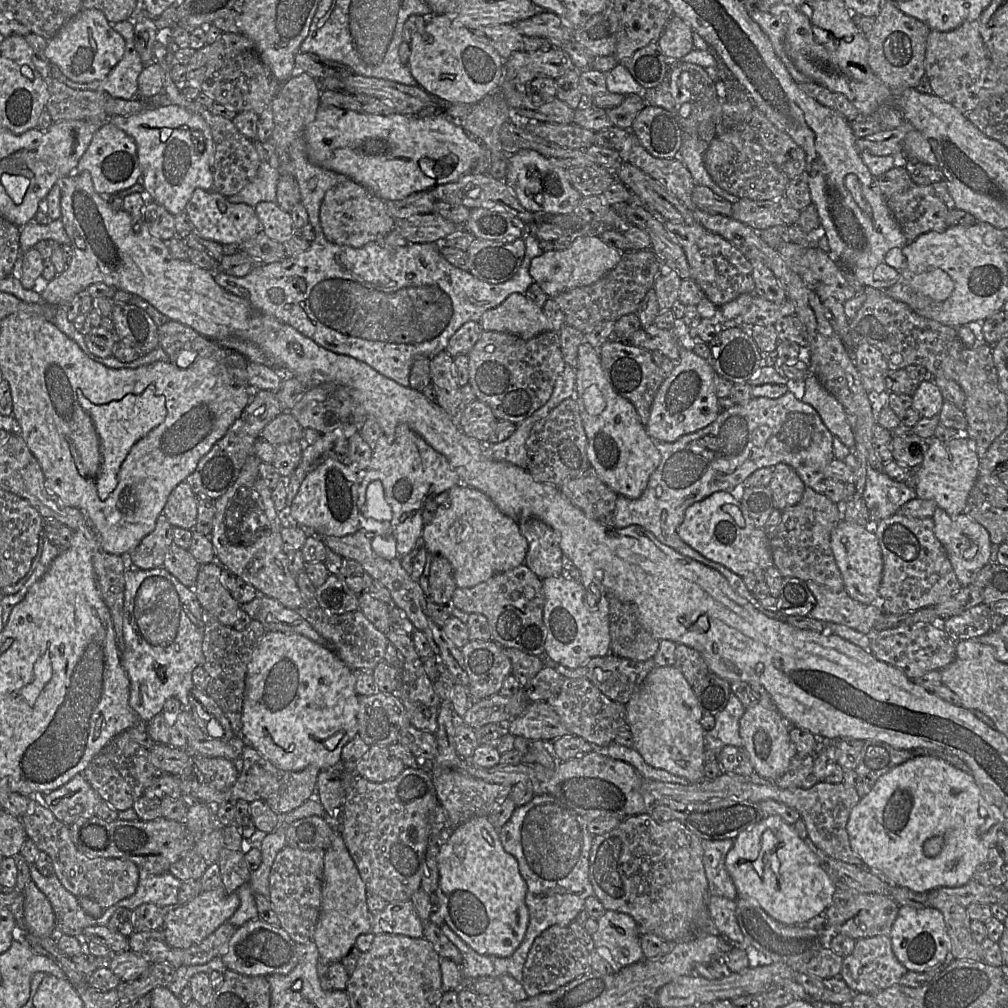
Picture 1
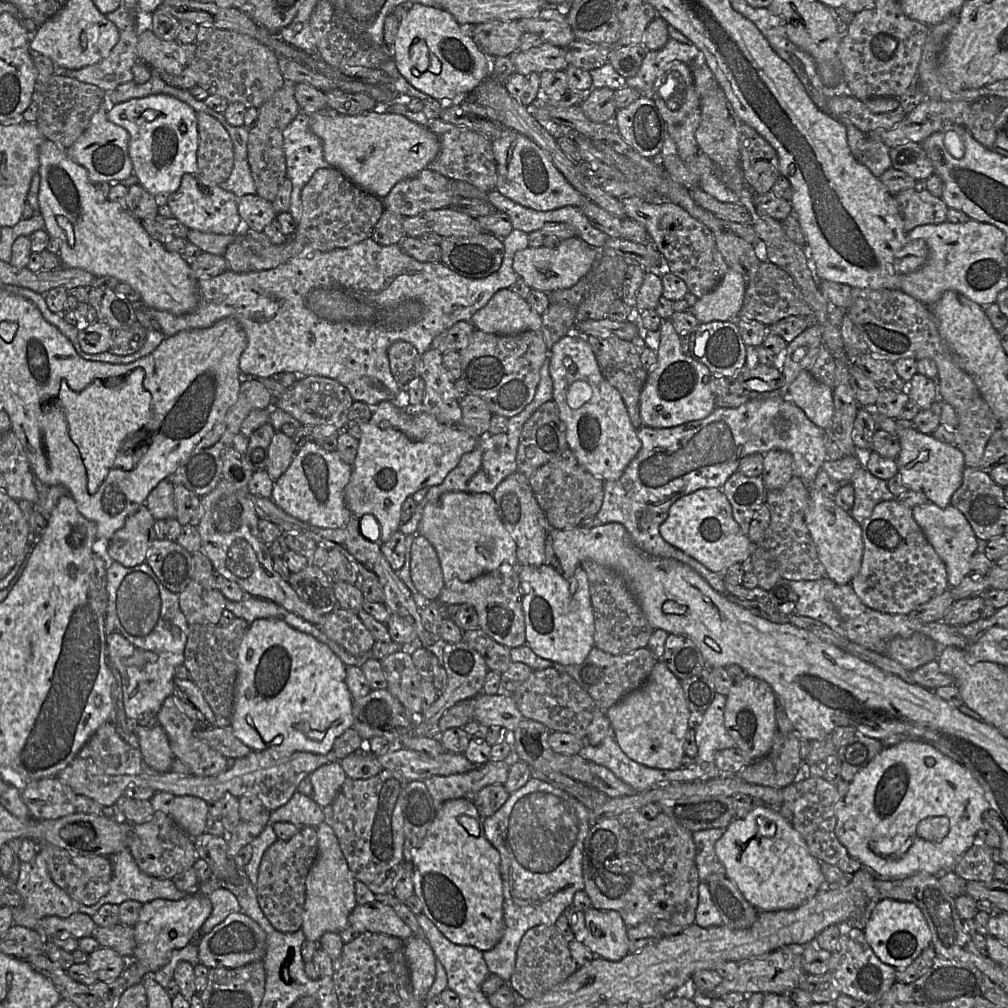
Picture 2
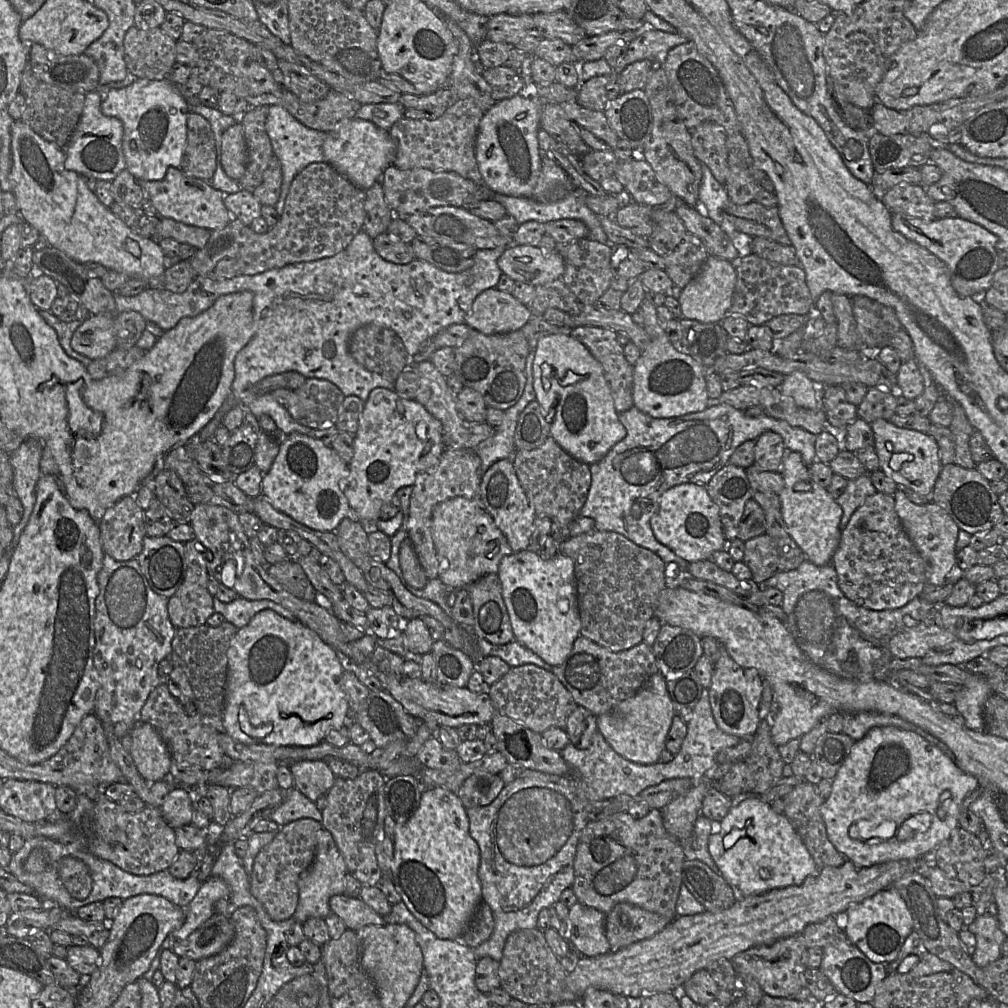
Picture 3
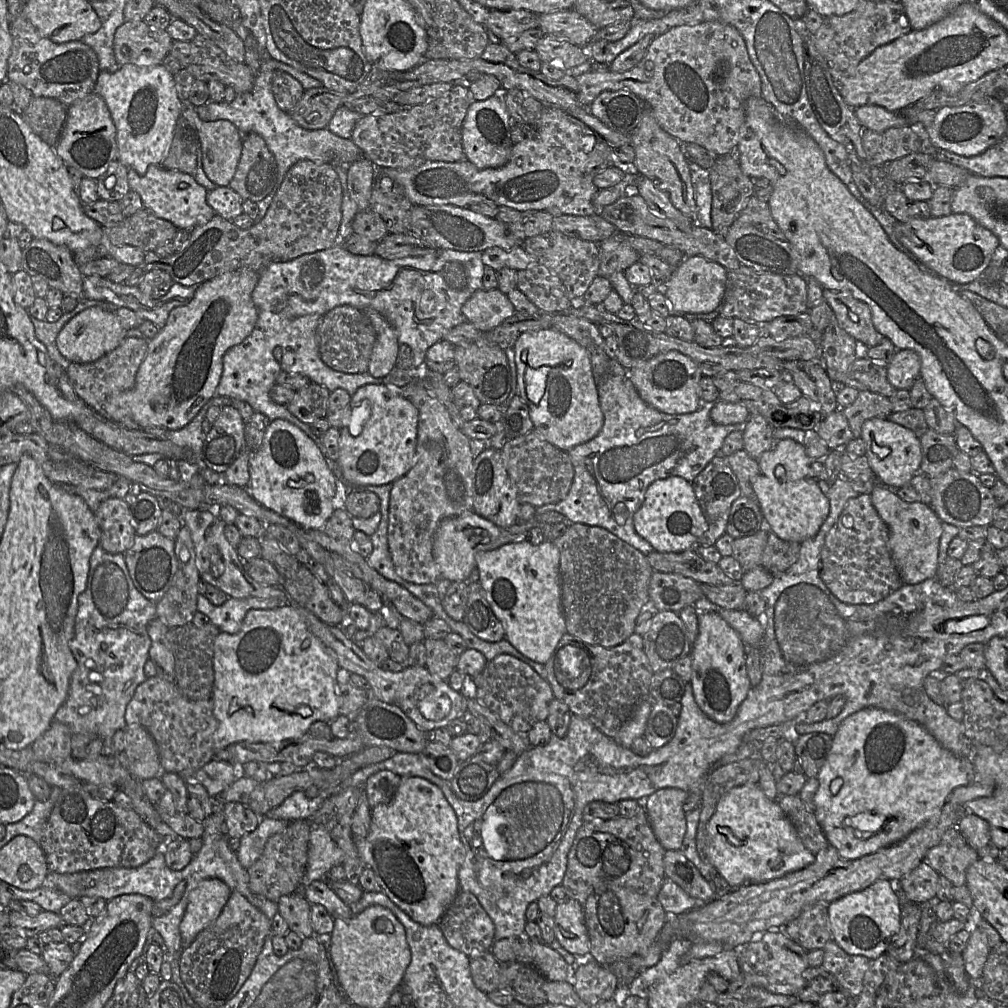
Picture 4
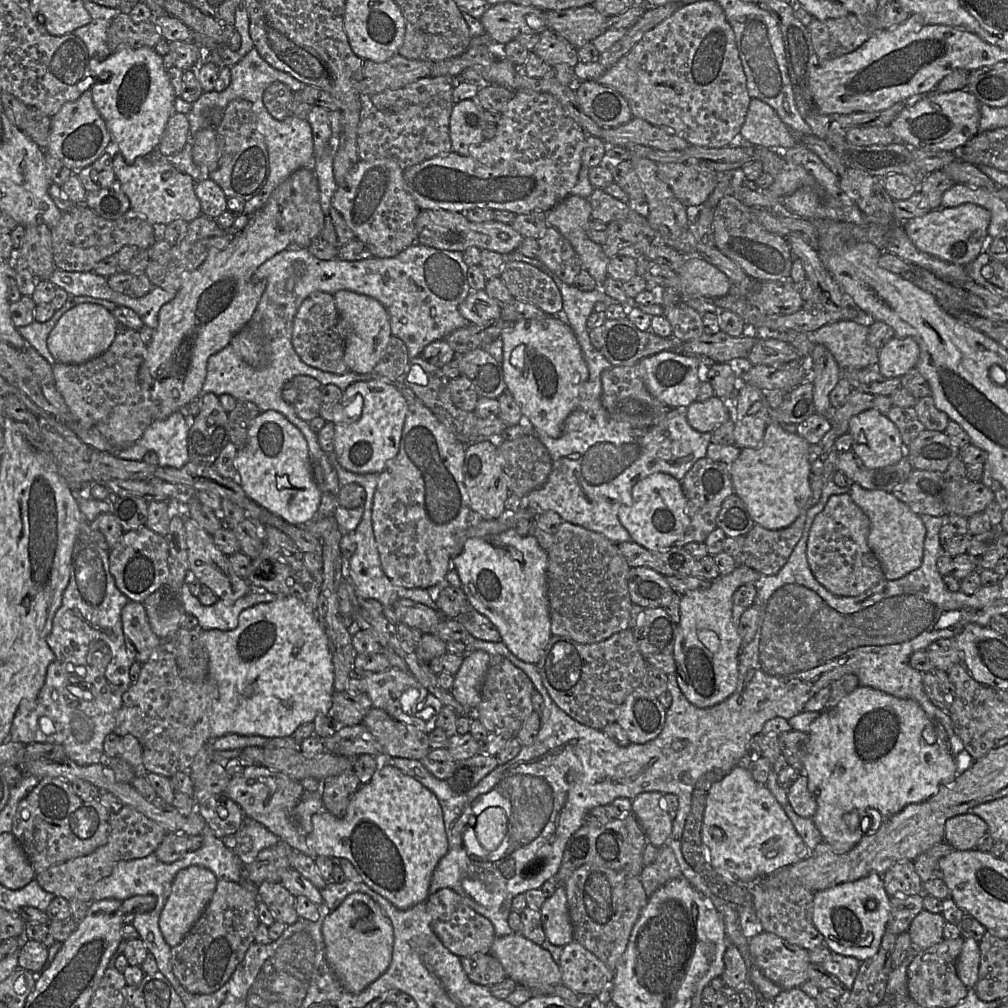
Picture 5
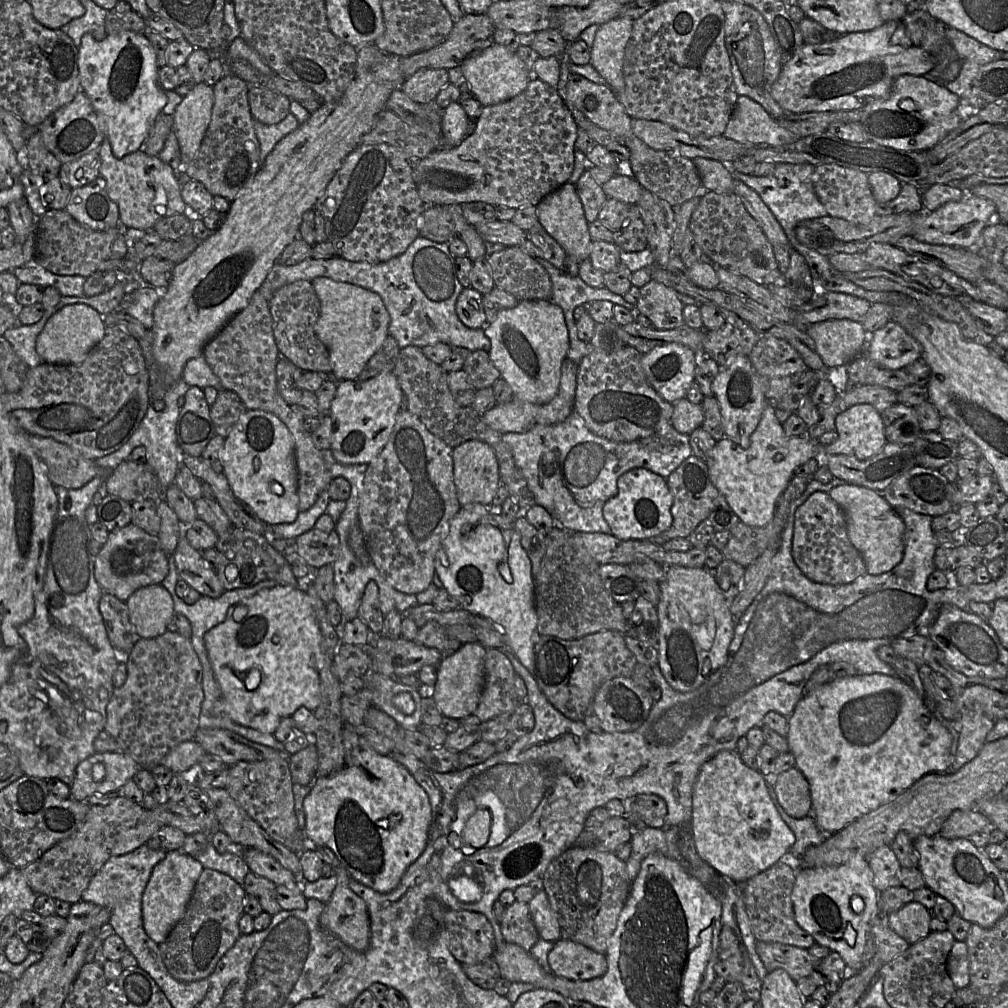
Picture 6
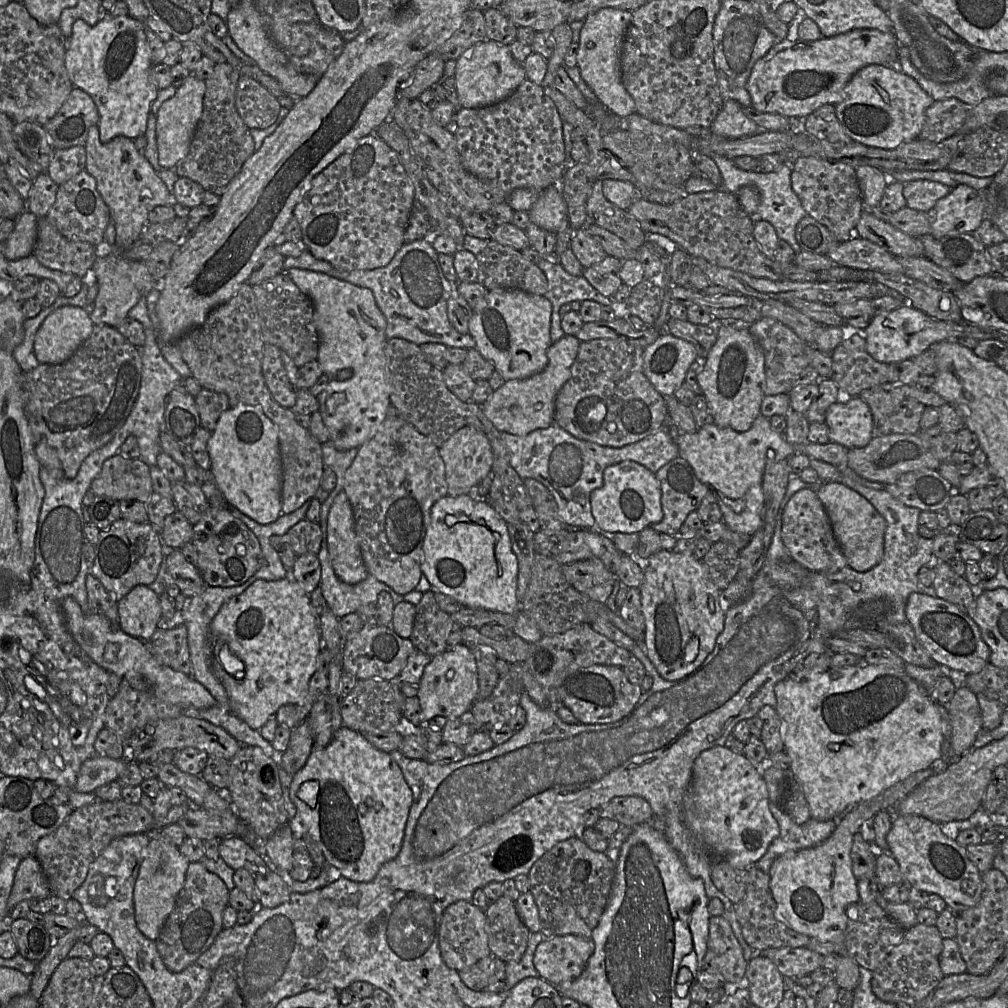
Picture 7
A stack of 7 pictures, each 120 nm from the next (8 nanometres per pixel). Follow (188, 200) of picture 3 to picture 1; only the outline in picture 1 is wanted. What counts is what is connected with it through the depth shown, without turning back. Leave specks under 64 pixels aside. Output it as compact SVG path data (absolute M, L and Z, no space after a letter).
M196 189L186 204L184 212L201 237L222 245L238 245L262 231L253 207L243 203L232 203L214 189L209 191Z

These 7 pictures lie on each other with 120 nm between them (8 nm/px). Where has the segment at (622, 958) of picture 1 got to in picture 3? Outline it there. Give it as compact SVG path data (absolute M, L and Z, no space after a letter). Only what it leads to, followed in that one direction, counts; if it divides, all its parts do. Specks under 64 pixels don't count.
M579 902L569 908L567 941L578 954L596 957L610 952L605 932L606 914Z

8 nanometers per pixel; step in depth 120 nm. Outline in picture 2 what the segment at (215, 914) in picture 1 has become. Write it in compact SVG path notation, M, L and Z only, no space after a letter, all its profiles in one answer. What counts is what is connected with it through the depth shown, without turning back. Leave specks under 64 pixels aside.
M200 893L190 894L178 901L155 899L144 903L137 922L132 926L135 948L131 958L127 959L128 964L137 963L145 968L145 973L153 974L171 959L173 951L192 942L211 912L209 896Z

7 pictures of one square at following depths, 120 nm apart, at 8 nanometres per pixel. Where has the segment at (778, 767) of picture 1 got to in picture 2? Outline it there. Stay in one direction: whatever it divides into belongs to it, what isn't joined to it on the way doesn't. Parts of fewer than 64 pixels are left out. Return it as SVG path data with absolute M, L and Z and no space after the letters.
M749 675L736 682L726 695L725 728L748 761L758 760L770 751L777 729L776 708L777 696L772 688L766 682Z

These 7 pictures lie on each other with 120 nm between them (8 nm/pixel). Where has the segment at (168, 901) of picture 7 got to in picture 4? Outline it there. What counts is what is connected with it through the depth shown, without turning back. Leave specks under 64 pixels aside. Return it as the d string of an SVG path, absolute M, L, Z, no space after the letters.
M216 878L200 880L188 893L186 910L180 923L183 948L219 916L230 893L231 889Z

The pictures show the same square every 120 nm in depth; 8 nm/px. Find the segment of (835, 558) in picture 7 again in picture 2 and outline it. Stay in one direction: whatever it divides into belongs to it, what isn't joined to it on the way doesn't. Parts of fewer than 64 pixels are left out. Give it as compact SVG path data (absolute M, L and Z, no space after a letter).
M898 499L877 504L870 517L860 525L864 545L863 556L859 572L851 580L850 585L867 607L883 613L908 615L919 605L941 595L949 588L944 562L914 520L912 510Z

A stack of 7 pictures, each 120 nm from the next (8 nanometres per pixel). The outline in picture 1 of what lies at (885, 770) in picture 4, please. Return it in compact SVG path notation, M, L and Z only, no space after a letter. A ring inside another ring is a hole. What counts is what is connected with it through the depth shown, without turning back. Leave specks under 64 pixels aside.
M914 755L915 757L900 764L889 772L882 775L871 787L870 792L861 797L859 802L851 810L848 823L847 833L853 852L861 859L863 866L868 869L880 871L891 883L907 888L917 893L929 893L941 887L960 887L972 880L977 866L982 863L988 855L988 851L994 848L997 842L997 833L1003 829L1003 813L1000 808L986 799L980 787L976 783L972 774L968 774L944 759L933 755ZM943 836L944 846L940 852L934 856L928 856L925 852L924 845L930 838Z

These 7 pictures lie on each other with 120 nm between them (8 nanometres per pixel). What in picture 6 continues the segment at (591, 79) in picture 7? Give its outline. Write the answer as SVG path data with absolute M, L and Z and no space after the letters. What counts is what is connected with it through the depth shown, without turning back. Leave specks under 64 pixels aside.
M617 17L599 26L590 49L592 65L615 94L624 90L623 62L633 21Z

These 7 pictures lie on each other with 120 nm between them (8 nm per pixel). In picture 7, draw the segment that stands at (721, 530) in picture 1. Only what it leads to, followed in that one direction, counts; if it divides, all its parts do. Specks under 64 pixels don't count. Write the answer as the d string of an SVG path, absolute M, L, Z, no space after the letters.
M634 461L608 466L602 486L590 494L590 503L596 526L606 533L639 533L663 519L659 481L653 472Z

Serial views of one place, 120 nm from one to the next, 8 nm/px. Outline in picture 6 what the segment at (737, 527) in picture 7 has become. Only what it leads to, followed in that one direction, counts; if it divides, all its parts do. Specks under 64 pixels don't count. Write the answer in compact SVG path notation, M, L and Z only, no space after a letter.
M765 396L765 407L757 428L750 436L750 446L743 448L725 437L717 441L706 463L711 481L726 498L740 521L752 527L762 527L773 520L778 500L794 476L794 470L812 458L822 458L818 442L808 437L786 434L782 424L775 416L774 401L766 401Z

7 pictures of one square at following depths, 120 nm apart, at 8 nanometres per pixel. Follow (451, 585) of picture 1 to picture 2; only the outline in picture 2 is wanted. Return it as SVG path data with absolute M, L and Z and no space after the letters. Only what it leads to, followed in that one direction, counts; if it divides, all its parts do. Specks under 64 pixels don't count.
M417 535L410 555L410 576L415 588L430 601L438 601L445 581L435 548L422 535Z

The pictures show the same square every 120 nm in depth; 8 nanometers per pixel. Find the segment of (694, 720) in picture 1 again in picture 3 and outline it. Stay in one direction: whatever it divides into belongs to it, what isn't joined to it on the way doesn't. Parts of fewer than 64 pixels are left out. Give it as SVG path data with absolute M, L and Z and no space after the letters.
M656 672L633 696L597 716L598 731L615 752L625 759L639 764L659 762L673 717L676 715L666 683L666 678Z

